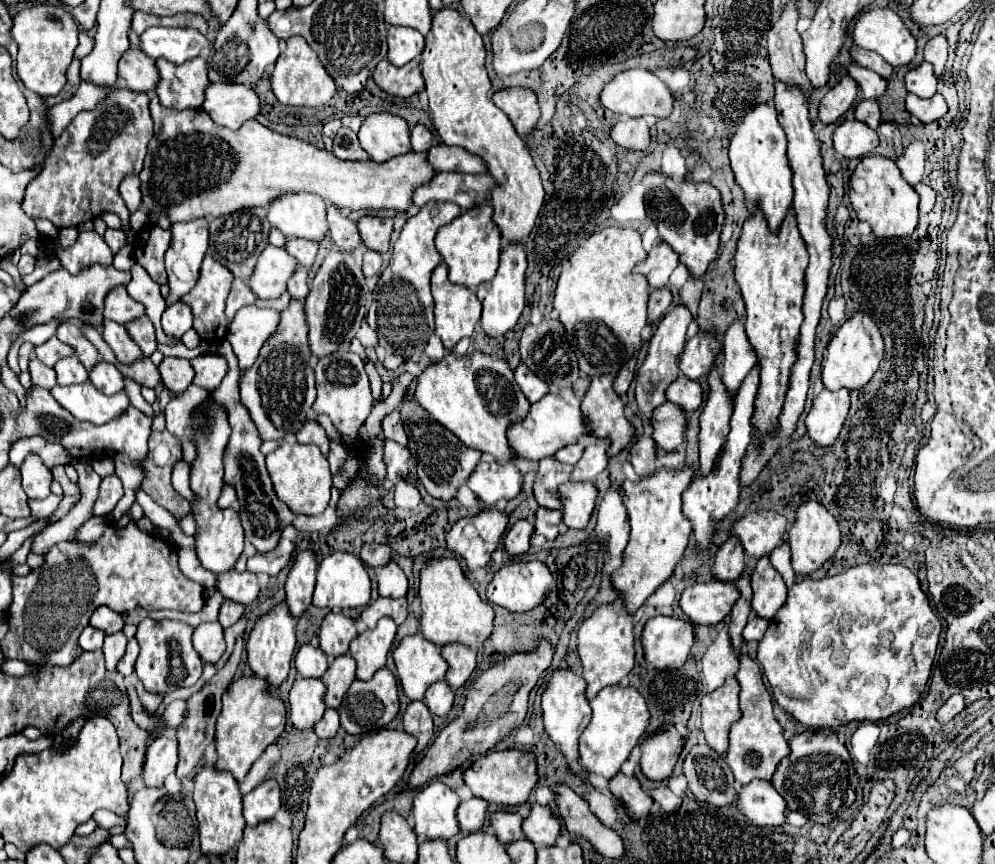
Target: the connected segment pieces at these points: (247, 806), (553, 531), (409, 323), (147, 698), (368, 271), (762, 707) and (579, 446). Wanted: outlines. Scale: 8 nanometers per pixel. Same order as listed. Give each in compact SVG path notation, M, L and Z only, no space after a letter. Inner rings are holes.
M265 780L253 792L243 796L243 816L247 826L257 826L261 822L273 820L281 808L281 790L275 780Z
M539 508L535 516L537 516L537 520L535 520L535 534L543 534L547 540L555 540L557 534L559 534L561 512Z
M427 202L415 216L407 220L399 238L393 244L389 266L383 268L379 284L373 292L373 304L367 312L367 322L379 334L379 346L389 352L401 352L403 358L415 350L423 352L429 336L433 334L433 296L431 296L431 274L443 262L435 248L435 234L441 226L449 224L461 214L461 208L453 202ZM411 284L413 288L407 288Z
M137 682L137 696L139 696L143 708L145 708L149 714L153 714L153 712L157 710L157 706L161 704L161 700L163 700L161 694L151 694L151 692L143 690L143 684L141 684L141 682Z
M367 250L365 256L363 256L363 274L365 274L365 278L375 280L381 272L381 266L383 266L381 254L373 252L373 250Z
M745 652L739 654L739 670L737 670L735 678L741 684L743 716L739 722L735 722L731 726L729 748L725 752L725 760L731 766L735 780L741 784L749 784L755 778L771 780L775 766L781 762L781 758L785 758L789 754L789 744L783 738L783 728L775 720L771 696L769 696L769 692L761 680L761 670L759 670L757 662L753 662Z
M575 442L575 444L567 444L567 446L563 446L561 450L557 450L557 454L555 454L555 458L559 458L559 462L567 462L567 464L575 464L579 458L581 458L581 454L583 454L583 448L585 448L585 444L583 442Z

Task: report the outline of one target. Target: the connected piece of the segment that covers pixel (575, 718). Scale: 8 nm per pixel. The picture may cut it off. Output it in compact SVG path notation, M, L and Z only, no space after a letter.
M561 668L561 670L553 672L553 676L541 696L545 730L551 736L551 740L555 744L559 744L565 758L571 762L571 770L575 774L579 774L581 778L587 778L587 774L577 768L578 740L586 728L587 722L591 720L591 708L589 708L589 700L585 698L585 688L587 688L587 682L583 676L579 676L573 668Z

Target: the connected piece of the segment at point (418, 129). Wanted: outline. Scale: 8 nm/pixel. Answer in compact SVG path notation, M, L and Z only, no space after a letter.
M415 126L411 130L411 146L413 146L413 152L427 152L431 146L437 144L437 138L425 128L425 126Z

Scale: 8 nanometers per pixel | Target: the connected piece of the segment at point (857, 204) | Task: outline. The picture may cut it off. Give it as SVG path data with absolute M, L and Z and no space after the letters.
M865 156L849 180L849 198L859 220L867 220L879 238L909 238L917 226L919 194L903 180L891 158Z

